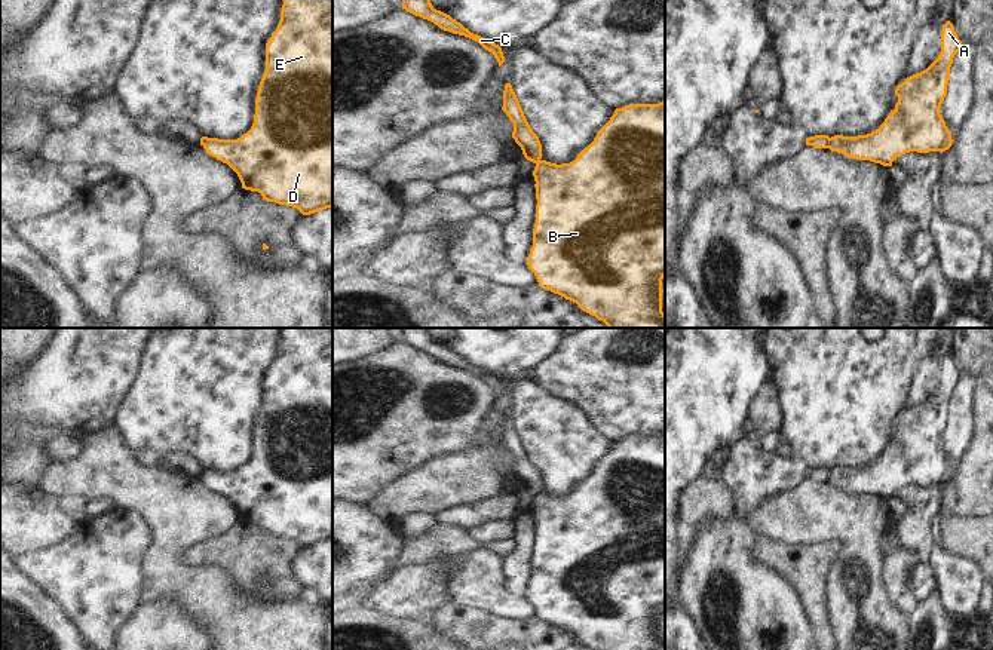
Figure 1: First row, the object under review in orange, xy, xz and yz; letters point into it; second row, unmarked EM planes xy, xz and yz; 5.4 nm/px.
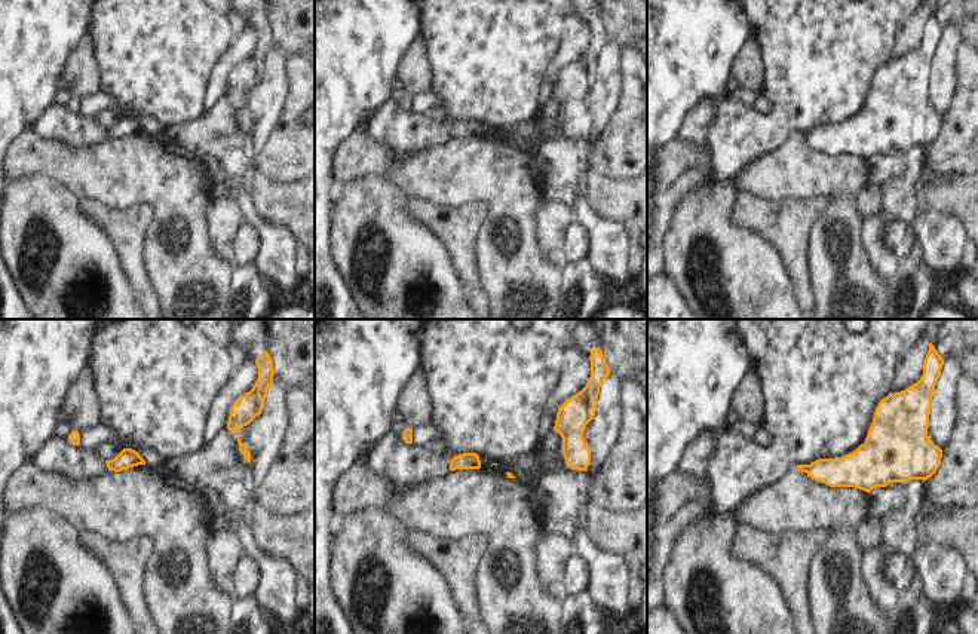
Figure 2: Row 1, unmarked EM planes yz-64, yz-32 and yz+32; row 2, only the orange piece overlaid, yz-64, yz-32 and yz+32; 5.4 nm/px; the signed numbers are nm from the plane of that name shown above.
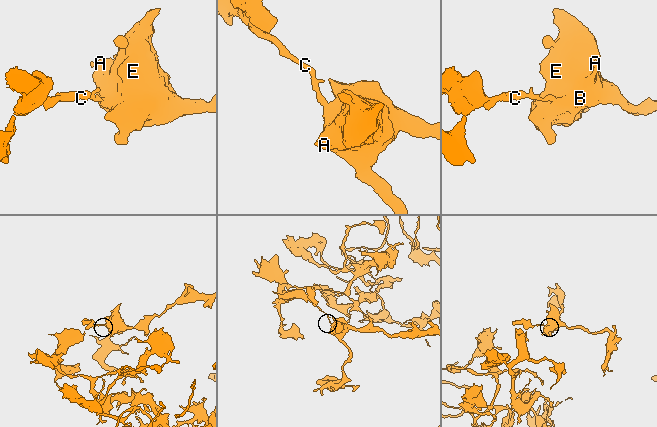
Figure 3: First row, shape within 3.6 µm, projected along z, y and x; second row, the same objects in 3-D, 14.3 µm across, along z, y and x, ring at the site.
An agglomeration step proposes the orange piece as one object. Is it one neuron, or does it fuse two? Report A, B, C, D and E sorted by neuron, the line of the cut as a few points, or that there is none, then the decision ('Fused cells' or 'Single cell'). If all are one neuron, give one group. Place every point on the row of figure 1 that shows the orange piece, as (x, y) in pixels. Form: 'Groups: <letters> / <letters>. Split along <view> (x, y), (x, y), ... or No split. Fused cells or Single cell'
Groups: A B D E / C. Split along yz (831, 138), (828, 147). Fused cells.

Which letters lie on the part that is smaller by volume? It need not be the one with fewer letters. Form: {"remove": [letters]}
{"remove": ["A", "B", "D", "E"]}

